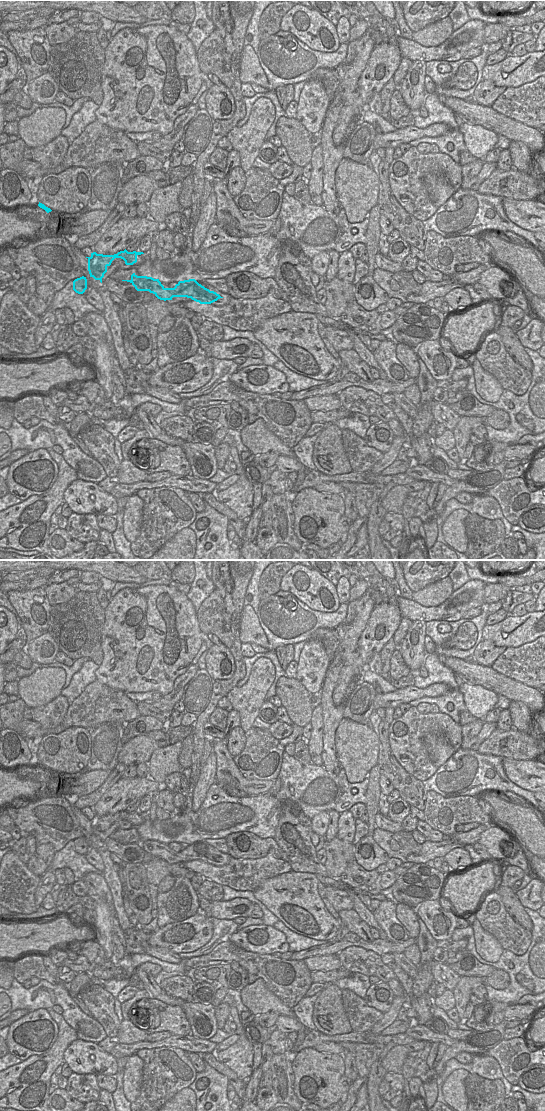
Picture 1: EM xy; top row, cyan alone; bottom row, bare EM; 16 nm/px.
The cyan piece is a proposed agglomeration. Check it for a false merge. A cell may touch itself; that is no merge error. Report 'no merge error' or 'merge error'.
merge error

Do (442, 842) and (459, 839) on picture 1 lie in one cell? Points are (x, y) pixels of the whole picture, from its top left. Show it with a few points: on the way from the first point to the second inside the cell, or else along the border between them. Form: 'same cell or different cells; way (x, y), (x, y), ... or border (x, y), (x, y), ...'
same cell; way (446, 842), (455, 840)

